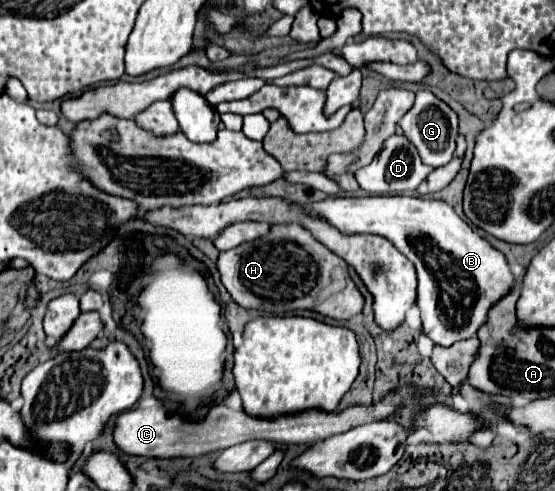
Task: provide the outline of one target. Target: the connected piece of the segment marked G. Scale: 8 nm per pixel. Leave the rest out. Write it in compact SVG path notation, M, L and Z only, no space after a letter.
M423 89L417 93L413 109L401 119L399 125L403 129L403 135L407 139L411 139L411 143L417 147L423 163L427 163L429 167L437 169L441 165L447 165L453 159L455 139L457 139L457 115L449 105L439 101L431 91Z

